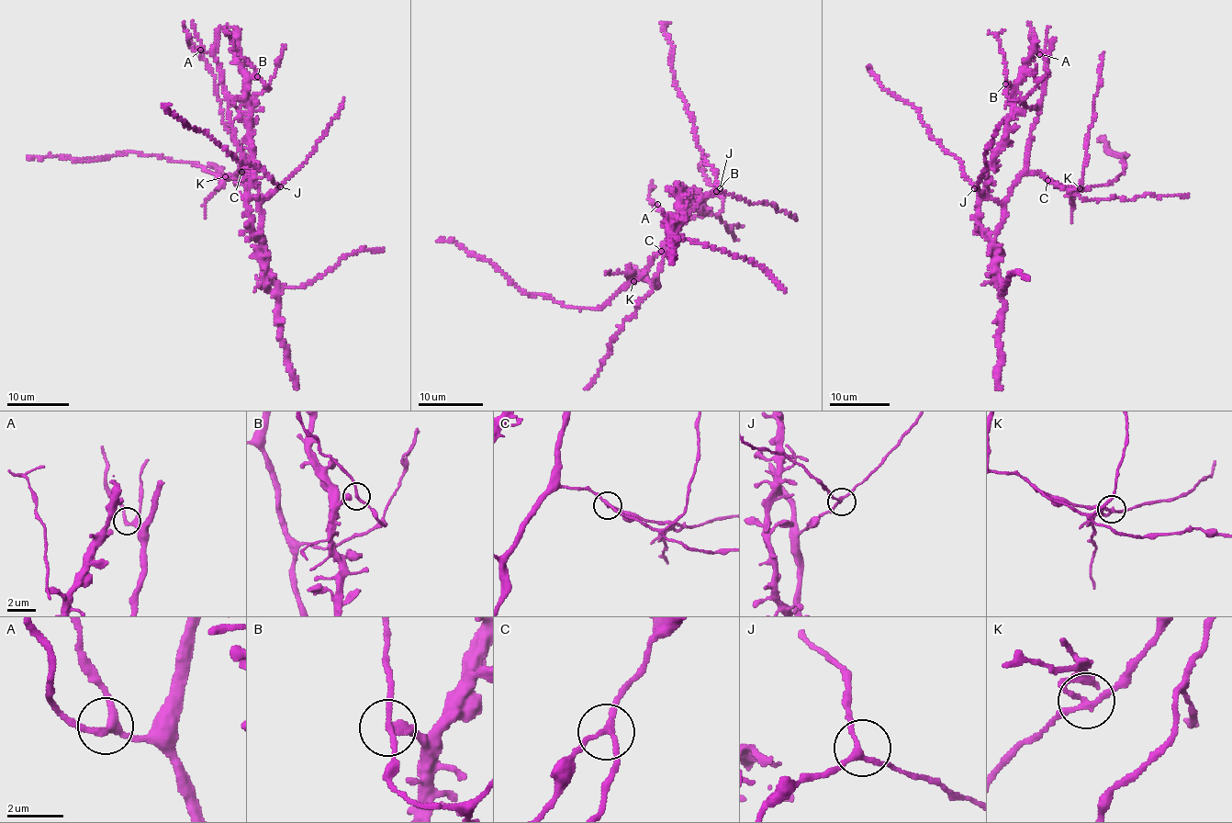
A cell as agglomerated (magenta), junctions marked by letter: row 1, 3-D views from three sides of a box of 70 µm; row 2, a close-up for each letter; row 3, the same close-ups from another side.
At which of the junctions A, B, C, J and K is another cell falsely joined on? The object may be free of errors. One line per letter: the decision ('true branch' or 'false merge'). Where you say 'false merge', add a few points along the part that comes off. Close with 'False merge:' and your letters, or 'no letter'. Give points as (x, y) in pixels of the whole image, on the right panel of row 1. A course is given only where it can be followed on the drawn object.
A: true branch
B: true branch
C: true branch
J: true branch
K: false merge; foreign part runs (1080, 189), (1072, 196), (1072, 223)
False merge: K

